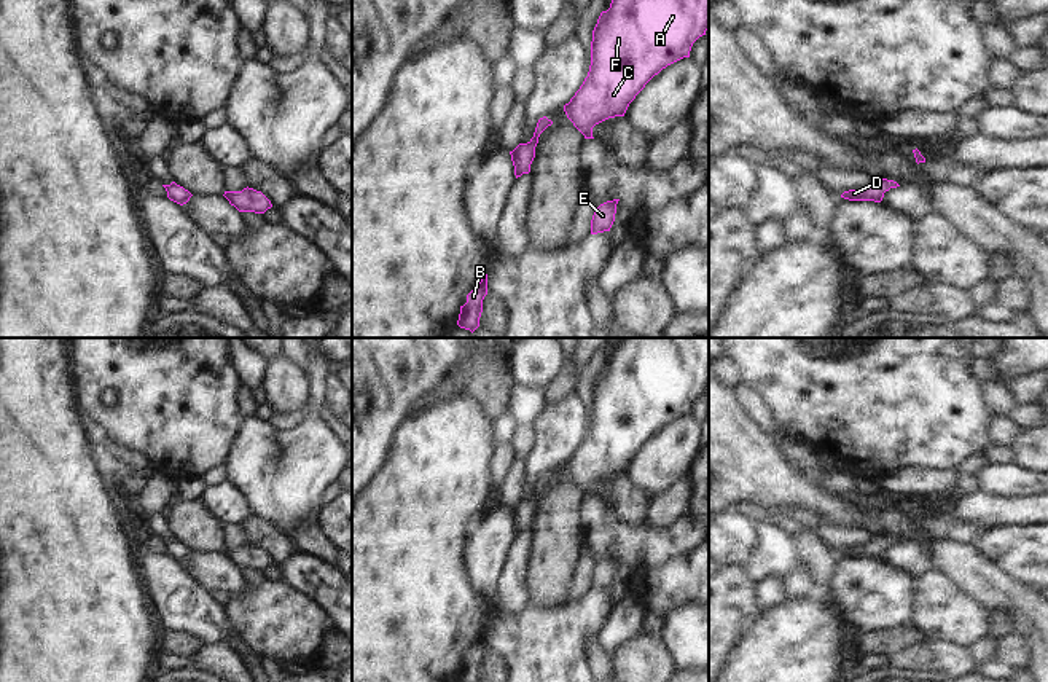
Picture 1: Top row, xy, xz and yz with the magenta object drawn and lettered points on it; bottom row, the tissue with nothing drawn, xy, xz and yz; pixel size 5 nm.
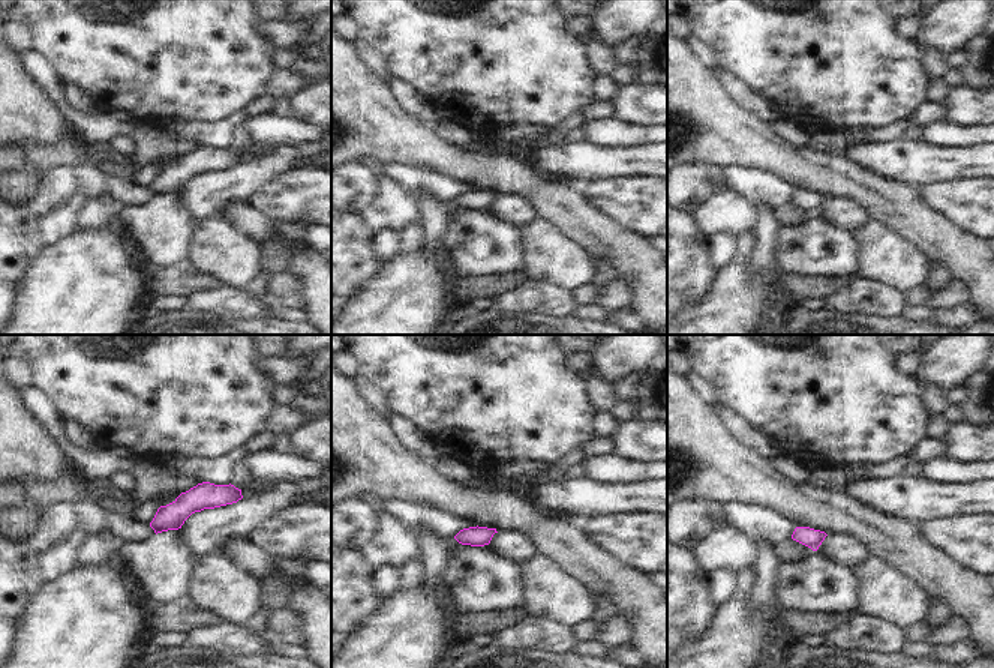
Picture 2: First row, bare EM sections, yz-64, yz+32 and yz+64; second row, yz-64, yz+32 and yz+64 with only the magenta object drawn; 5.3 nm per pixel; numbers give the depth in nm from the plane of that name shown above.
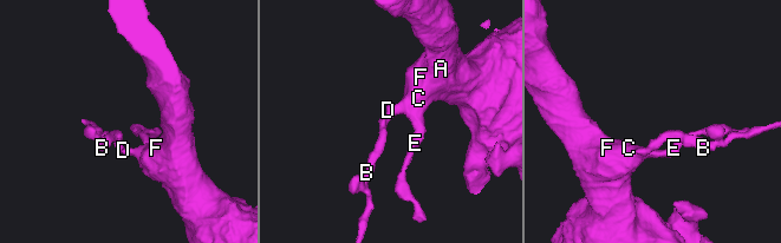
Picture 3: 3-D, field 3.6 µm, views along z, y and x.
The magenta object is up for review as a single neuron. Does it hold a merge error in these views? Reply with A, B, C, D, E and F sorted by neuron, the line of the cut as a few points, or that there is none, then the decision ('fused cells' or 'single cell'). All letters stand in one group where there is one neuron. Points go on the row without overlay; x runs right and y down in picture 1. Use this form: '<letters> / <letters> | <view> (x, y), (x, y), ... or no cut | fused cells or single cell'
A B C D E F | no cut | single cell

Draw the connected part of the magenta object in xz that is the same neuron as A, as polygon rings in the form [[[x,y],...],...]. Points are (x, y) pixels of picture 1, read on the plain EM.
[[[626,338],[623,341],[623,344],[616,349],[616,352],[612,355],[610,365],[607,368],[602,368],[597,376],[597,381],[592,387],[589,429],[588,429],[588,433],[585,435],[583,441],[580,443],[580,446],[570,456],[570,459],[564,462],[564,468],[565,468],[567,475],[585,492],[585,496],[594,496],[592,484],[596,481],[599,481],[608,475],[624,473],[629,461],[635,456],[635,453],[645,445],[645,441],[655,432],[658,432],[667,422],[671,422],[683,414],[690,414],[693,400],[699,394],[706,392],[707,386],[709,386],[709,338]]]

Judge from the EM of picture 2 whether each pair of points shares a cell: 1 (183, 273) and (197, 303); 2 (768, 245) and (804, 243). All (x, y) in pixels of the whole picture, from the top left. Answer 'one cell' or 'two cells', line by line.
1: two cells
2: two cells

